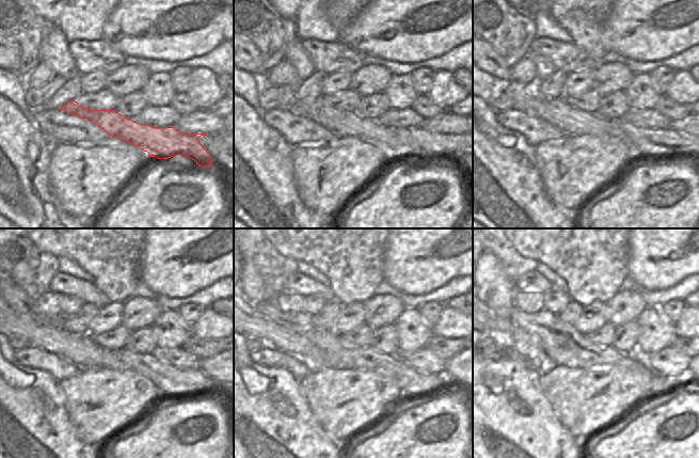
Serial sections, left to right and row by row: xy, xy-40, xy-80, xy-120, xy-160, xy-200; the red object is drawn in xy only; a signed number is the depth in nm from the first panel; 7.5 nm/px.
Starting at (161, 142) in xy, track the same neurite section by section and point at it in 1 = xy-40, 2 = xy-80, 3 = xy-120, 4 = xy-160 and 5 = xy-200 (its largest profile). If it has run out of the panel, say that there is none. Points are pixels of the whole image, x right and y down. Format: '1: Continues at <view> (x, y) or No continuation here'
1: Continues at xy-40 (339, 122)
2: Continues at xy-80 (572, 121)
3: Continues at xy-120 (79, 349)
4: Continues at xy-160 (274, 335)
5: Continues at xy-200 (525, 345)

